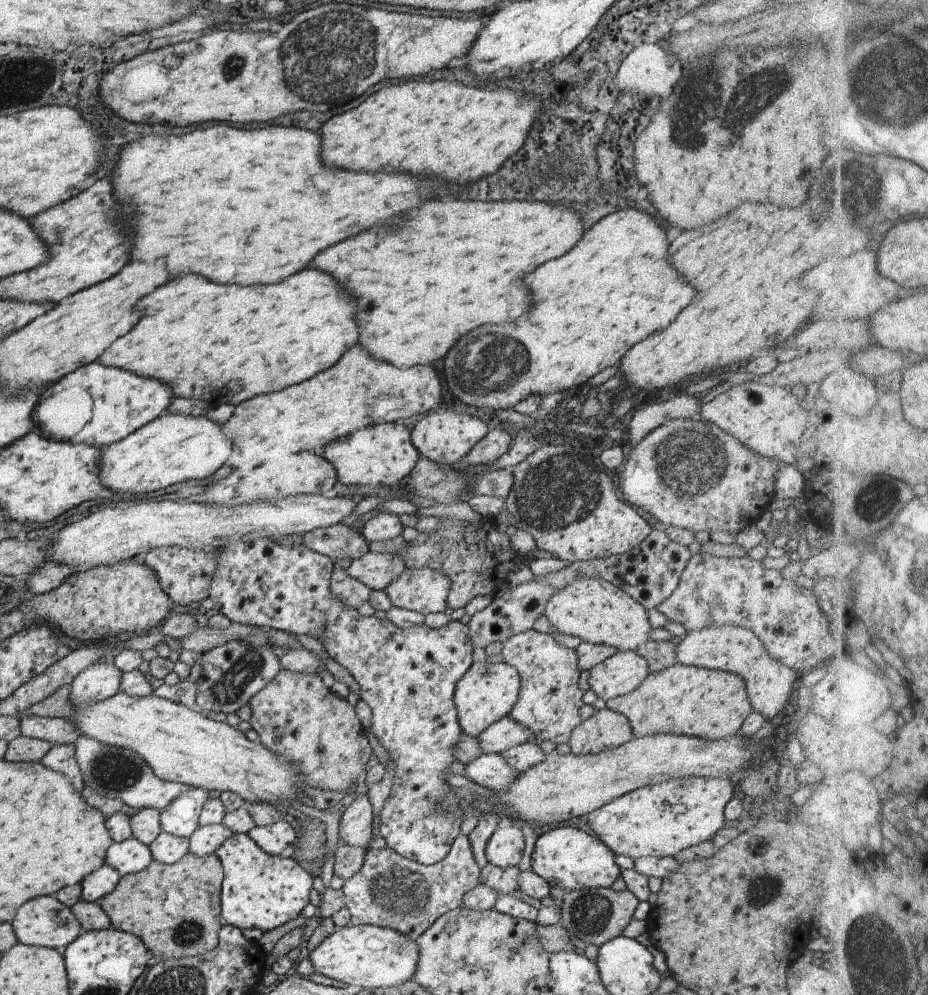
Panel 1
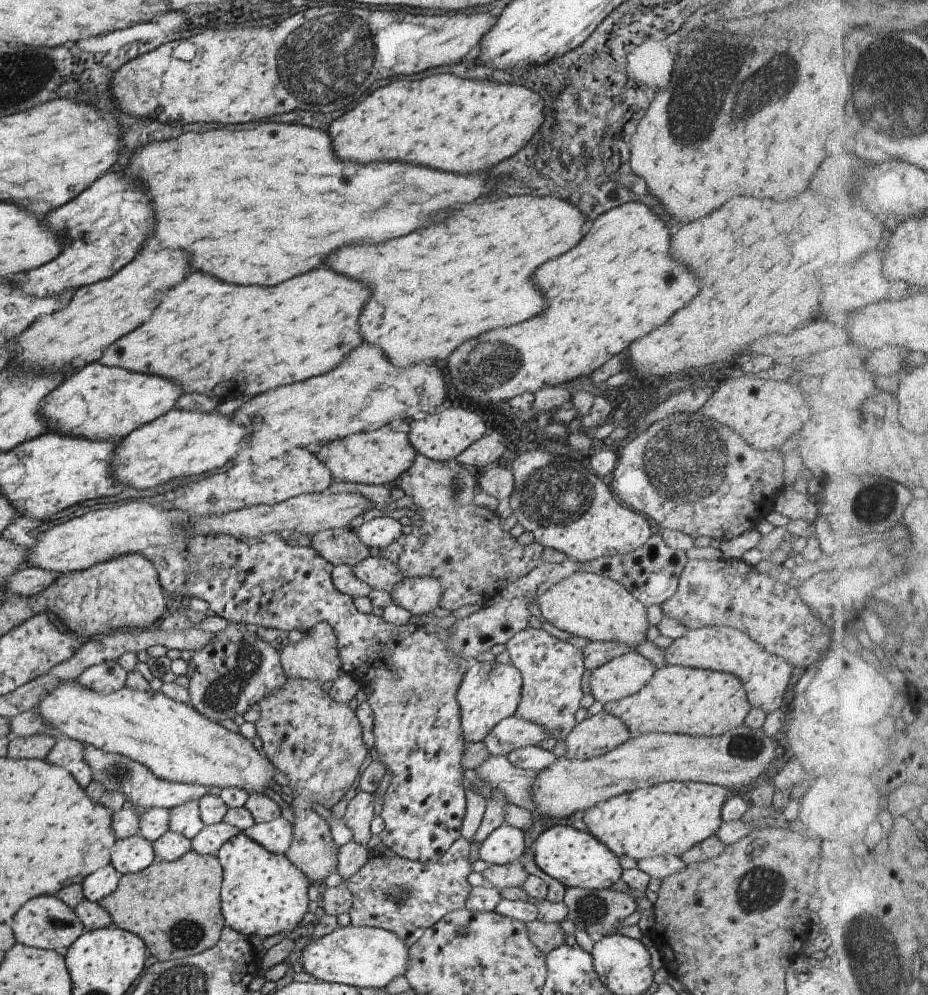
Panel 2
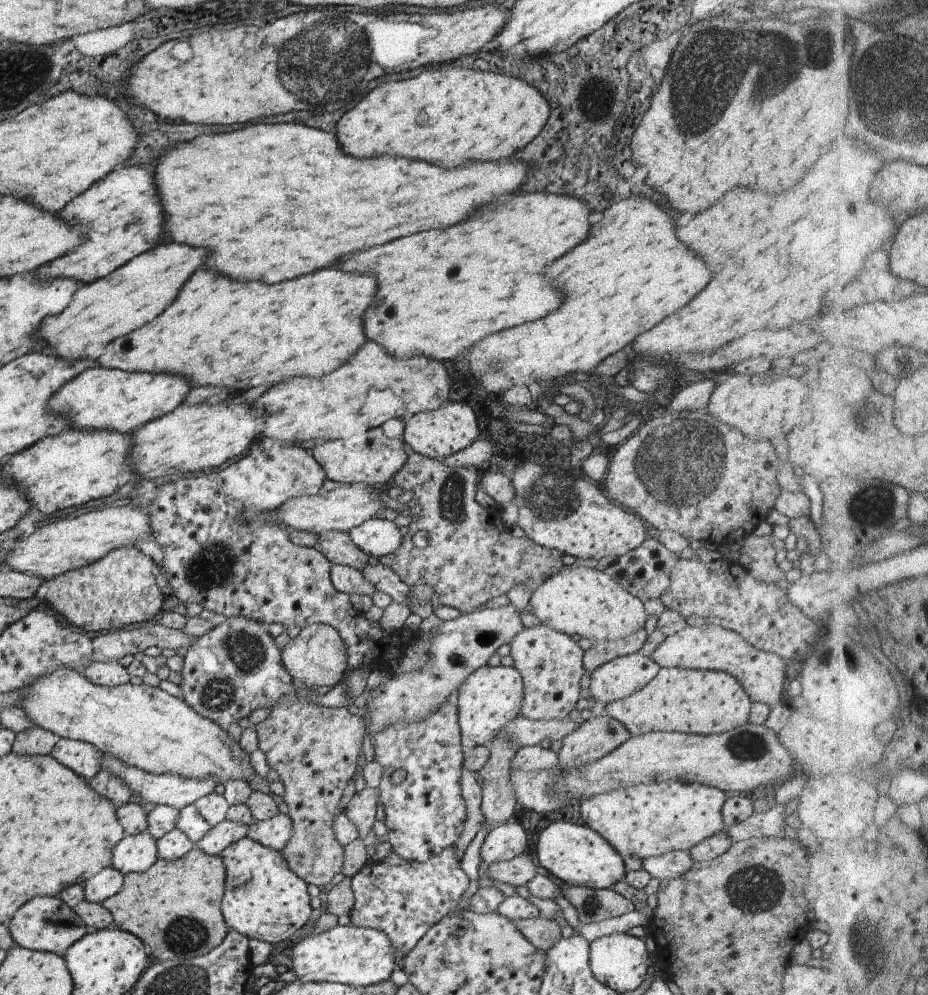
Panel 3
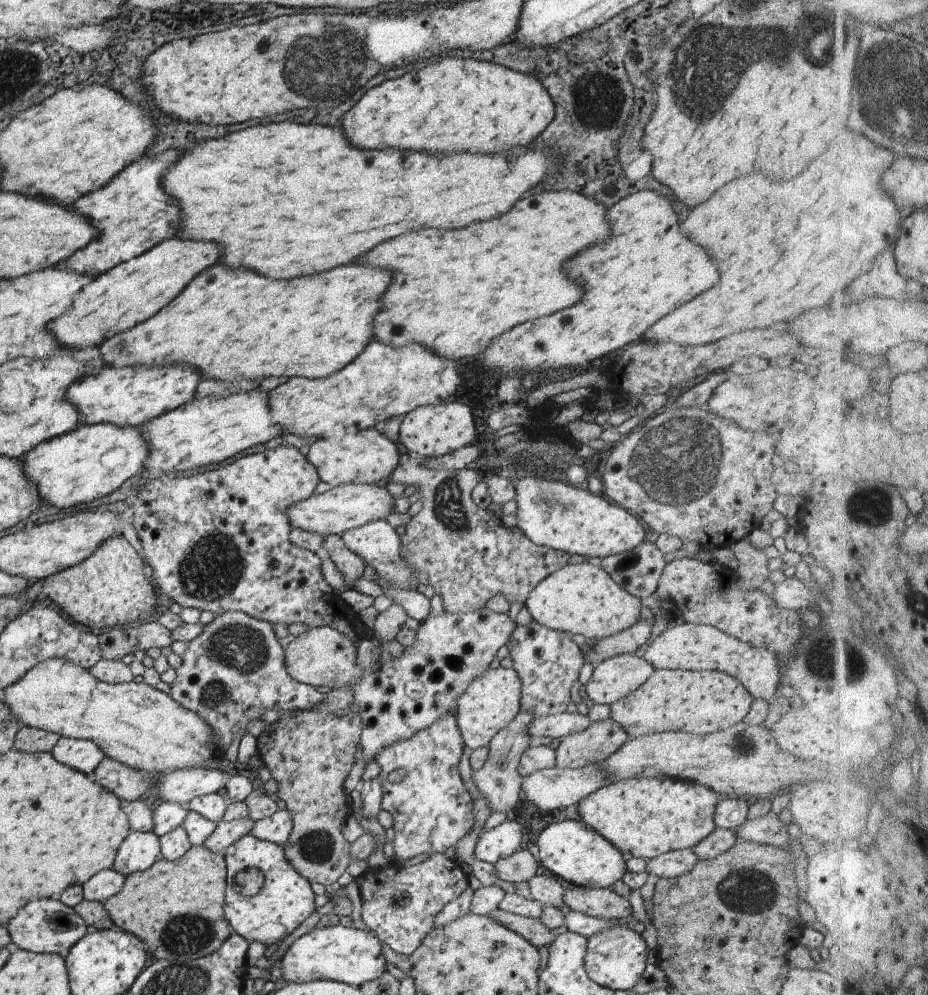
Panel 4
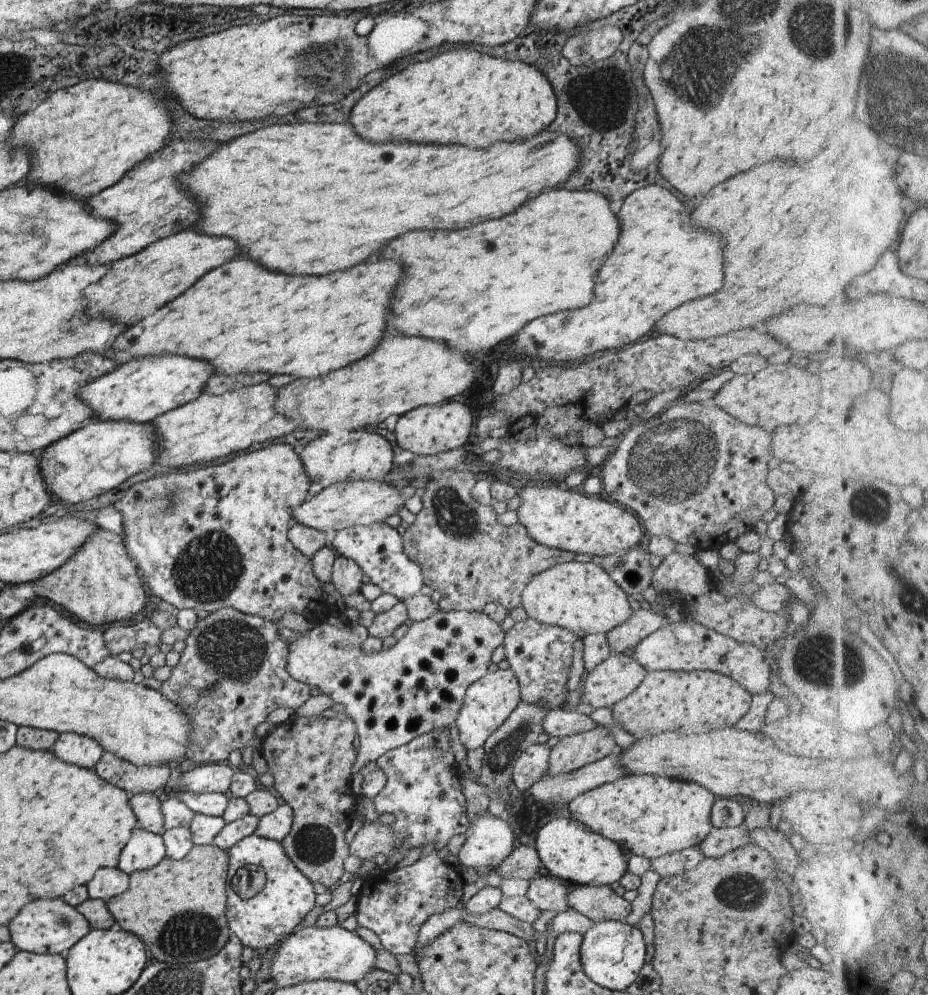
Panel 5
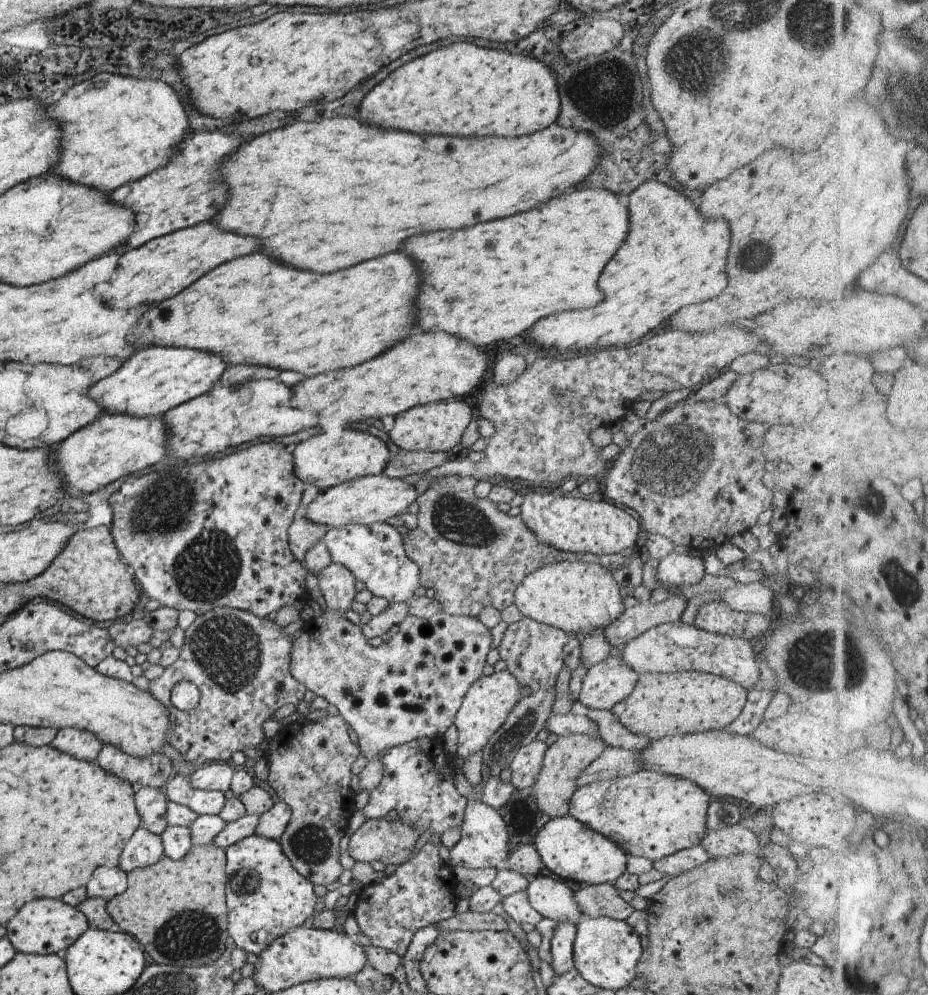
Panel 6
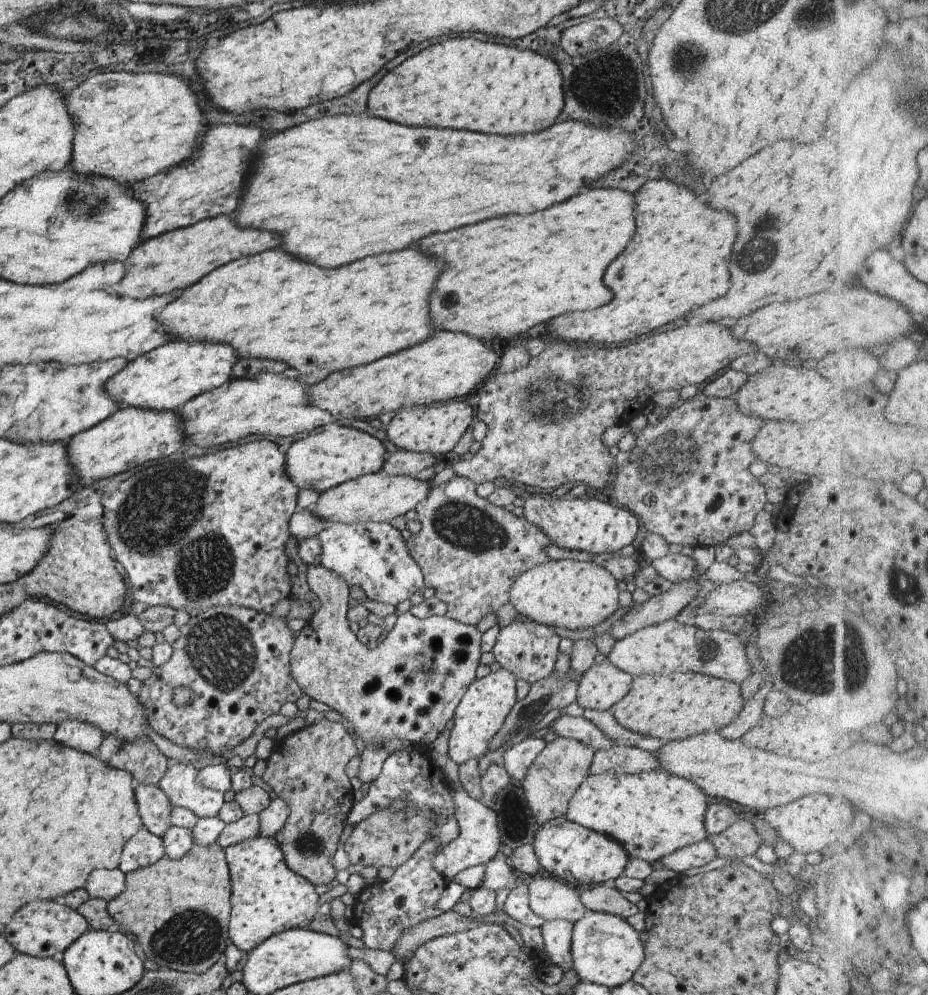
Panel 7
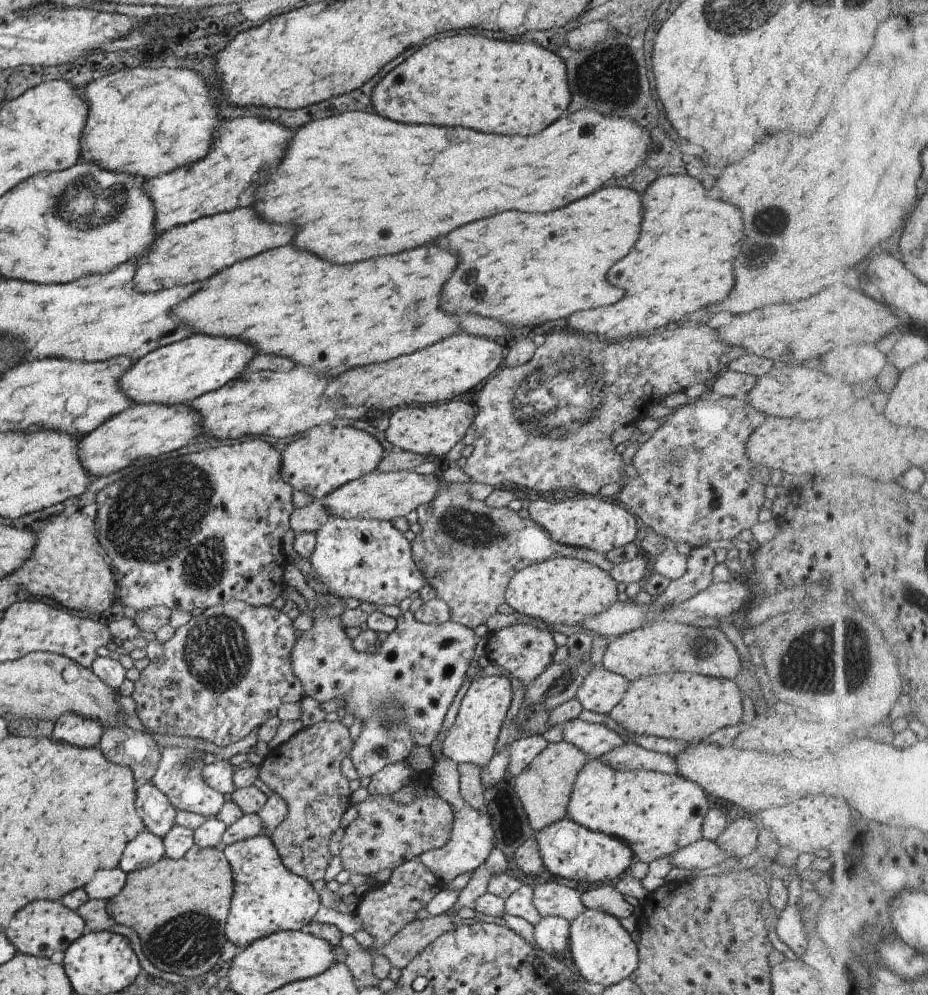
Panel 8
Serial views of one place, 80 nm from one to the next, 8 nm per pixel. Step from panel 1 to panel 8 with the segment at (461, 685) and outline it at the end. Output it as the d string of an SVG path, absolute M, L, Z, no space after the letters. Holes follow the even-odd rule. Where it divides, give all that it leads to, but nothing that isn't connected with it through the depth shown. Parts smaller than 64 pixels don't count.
M498 674L479 676L470 682L461 702L459 702L455 722L453 722L441 747L442 754L452 763L456 765L473 763L482 769L489 762L497 734L501 730L501 722L503 722L511 702L512 679L510 676Z

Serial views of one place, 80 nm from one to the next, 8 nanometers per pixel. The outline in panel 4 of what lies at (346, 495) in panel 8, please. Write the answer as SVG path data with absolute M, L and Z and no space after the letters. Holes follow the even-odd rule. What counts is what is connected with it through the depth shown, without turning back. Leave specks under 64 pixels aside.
M345 483L327 489L318 495L291 503L286 510L289 524L295 529L311 531L322 537L328 534L341 535L349 529L361 527L369 521L383 519L392 510L393 498L385 487L367 483Z

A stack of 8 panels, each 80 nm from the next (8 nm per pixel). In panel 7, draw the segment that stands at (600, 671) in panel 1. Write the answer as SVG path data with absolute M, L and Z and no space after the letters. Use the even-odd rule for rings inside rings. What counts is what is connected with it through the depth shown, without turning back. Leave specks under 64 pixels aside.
M607 658L593 664L576 684L576 702L584 709L607 711L627 694L632 676L612 665Z

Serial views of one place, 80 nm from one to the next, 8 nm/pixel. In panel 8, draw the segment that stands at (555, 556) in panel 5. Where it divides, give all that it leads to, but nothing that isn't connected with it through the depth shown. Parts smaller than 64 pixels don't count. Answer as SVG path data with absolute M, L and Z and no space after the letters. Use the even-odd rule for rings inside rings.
M442 483L428 503L419 505L415 512L421 531L411 541L413 562L425 577L424 582L448 606L451 622L470 629L484 623L496 612L496 604L504 602L504 590L510 578L521 569L546 559L579 559L607 572L613 566L603 553L562 545L531 519L521 518L505 507L492 509L484 501L475 500L469 494L468 484ZM441 546L449 546L449 550L441 554Z

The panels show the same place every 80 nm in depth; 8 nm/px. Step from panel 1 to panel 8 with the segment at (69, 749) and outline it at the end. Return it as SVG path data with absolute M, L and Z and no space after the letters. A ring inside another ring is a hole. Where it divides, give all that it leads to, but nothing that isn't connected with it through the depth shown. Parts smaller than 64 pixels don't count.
M65 713L54 722L50 736L71 746L93 749L102 734L103 728L98 722L73 713Z

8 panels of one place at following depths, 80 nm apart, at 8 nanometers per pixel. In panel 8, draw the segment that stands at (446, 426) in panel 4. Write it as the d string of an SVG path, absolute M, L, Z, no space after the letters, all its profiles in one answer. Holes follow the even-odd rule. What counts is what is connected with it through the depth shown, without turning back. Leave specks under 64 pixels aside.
M448 400L430 405L399 407L390 412L389 424L384 430L387 441L402 451L411 451L426 459L439 458L463 438L465 430L474 420L473 405L461 400Z

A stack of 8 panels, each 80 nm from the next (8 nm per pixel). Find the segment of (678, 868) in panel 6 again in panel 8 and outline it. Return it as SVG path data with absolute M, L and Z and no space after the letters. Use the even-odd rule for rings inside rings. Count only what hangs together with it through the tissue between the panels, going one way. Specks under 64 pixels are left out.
M703 838L676 850L667 857L672 867L687 870L711 868L724 859L730 858L713 841Z

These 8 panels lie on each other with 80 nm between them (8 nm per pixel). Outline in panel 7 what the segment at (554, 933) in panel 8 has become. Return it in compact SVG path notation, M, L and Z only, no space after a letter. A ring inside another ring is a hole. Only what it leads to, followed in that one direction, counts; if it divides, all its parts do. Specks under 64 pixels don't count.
M555 919L546 921L541 926L540 933L542 936L542 943L551 964L559 966L563 974L569 972L572 968L570 957L570 938L572 937L573 923Z

